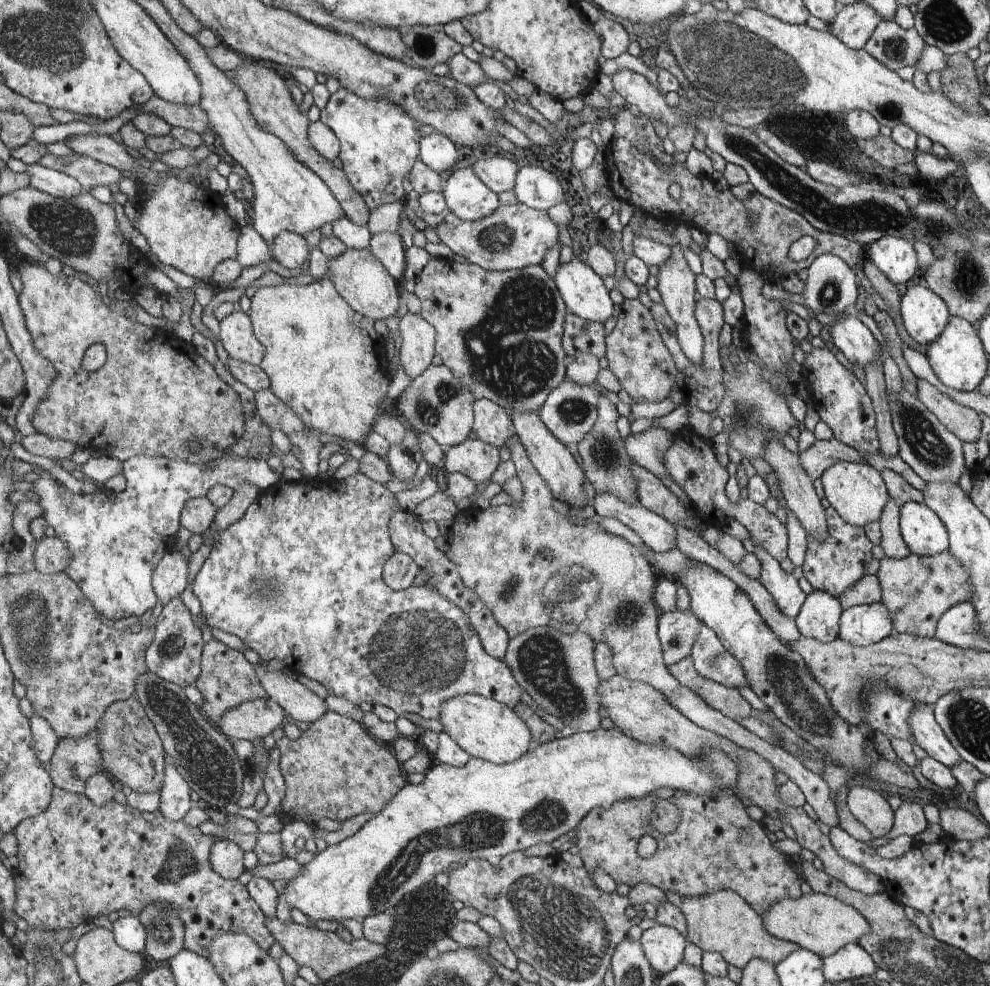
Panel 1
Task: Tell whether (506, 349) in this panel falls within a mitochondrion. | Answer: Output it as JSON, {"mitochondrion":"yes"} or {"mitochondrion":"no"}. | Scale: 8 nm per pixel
{"mitochondrion":"yes"}

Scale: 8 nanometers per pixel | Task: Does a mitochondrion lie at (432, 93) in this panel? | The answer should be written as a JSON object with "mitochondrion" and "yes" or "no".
{"mitochondrion":"yes"}

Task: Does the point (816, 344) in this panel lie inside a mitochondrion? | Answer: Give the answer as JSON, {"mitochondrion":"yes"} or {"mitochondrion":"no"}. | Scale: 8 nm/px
{"mitochondrion":"no"}

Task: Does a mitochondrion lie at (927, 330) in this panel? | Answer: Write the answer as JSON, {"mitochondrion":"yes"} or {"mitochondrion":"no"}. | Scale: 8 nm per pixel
{"mitochondrion":"no"}

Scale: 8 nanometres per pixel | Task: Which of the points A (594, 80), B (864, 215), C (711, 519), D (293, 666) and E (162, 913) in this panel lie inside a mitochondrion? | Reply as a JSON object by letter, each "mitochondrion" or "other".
{"A":"other","B":"mitochondrion","C":"other","D":"other","E":"mitochondrion"}

